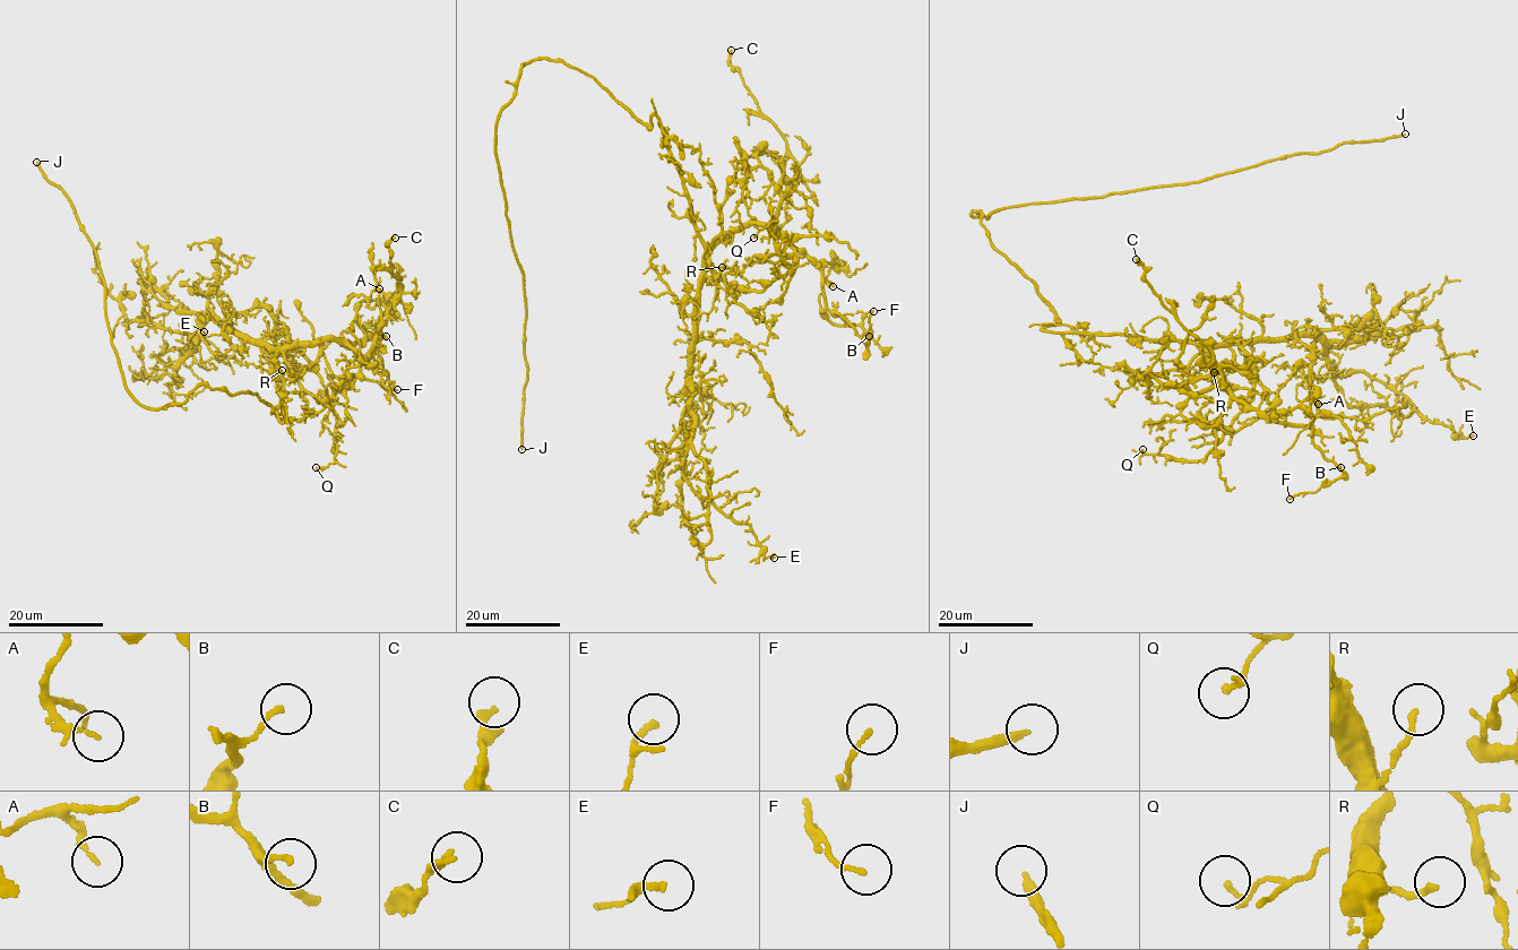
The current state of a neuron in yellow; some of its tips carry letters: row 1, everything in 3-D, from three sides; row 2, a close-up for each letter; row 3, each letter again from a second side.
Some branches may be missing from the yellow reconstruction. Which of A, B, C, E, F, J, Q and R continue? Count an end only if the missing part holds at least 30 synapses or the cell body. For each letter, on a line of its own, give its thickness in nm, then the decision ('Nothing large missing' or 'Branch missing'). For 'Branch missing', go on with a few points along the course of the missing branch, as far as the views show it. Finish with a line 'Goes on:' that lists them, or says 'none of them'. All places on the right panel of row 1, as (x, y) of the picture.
A: Thickness 90 nm. Nothing large missing
B: Thickness 120 nm. Nothing large missing
C: Thickness 130 nm. Nothing large missing
E: Thickness 180 nm. Nothing large missing
F: Thickness 130 nm. Nothing large missing
J: Thickness 240 nm. Branch missing
Q: Thickness 180 nm. Nothing large missing
R: Thickness 150 nm. Nothing large missing
Goes on: J

